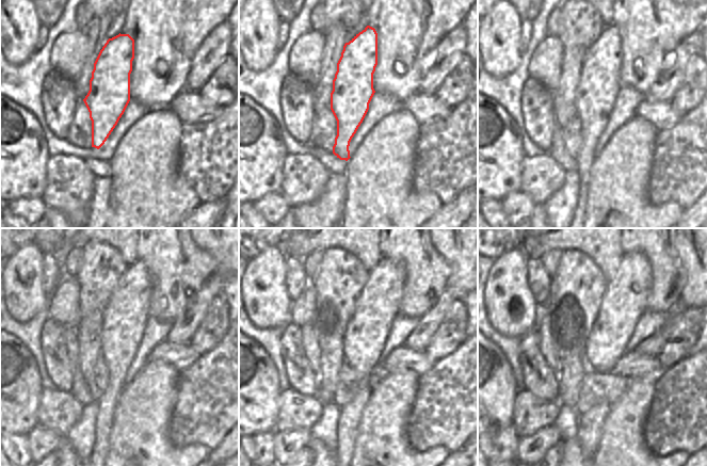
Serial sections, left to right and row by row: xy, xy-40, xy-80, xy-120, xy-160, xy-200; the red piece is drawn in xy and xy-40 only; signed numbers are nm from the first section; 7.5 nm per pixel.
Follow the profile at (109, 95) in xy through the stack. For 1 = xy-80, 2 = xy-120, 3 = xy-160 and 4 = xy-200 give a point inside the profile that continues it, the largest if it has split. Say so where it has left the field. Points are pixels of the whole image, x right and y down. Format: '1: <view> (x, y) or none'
1: xy-80 (599, 81)
2: xy-120 (126, 314)
3: xy-160 (376, 306)
4: xy-200 (624, 301)

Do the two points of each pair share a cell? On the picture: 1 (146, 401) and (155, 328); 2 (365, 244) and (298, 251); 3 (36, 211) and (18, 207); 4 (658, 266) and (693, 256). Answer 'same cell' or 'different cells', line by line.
1: different cells
2: same cell
3: same cell
4: different cells

